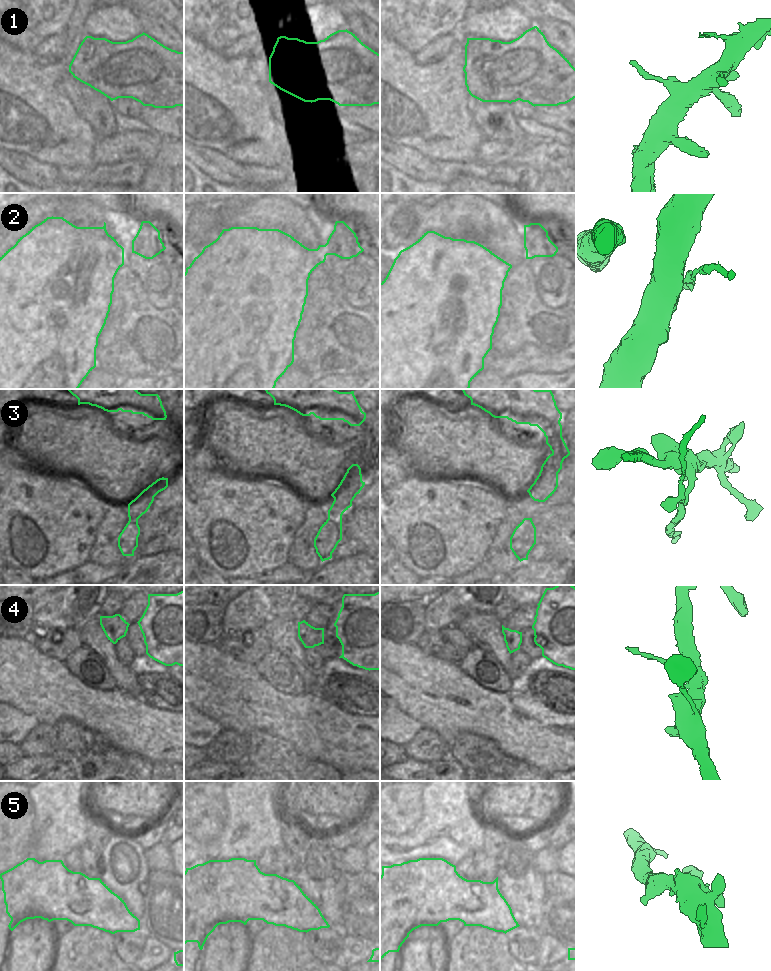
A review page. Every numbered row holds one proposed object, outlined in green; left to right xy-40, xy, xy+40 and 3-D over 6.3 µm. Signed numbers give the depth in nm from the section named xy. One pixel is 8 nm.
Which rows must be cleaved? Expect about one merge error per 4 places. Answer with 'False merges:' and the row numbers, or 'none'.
False merges: 2, 3, 4

